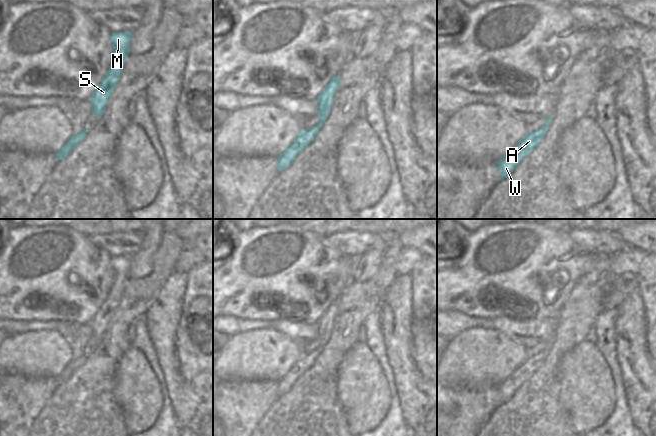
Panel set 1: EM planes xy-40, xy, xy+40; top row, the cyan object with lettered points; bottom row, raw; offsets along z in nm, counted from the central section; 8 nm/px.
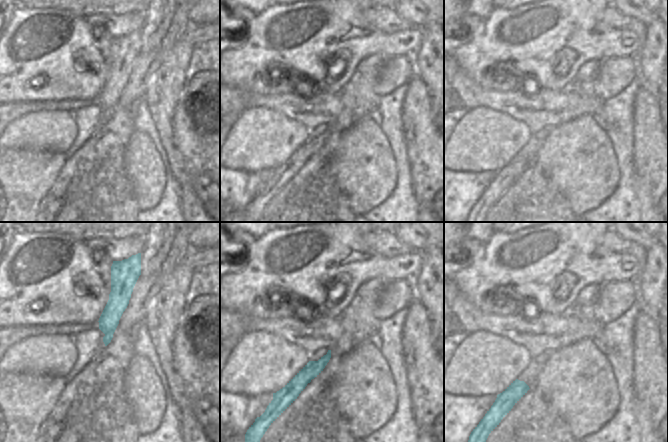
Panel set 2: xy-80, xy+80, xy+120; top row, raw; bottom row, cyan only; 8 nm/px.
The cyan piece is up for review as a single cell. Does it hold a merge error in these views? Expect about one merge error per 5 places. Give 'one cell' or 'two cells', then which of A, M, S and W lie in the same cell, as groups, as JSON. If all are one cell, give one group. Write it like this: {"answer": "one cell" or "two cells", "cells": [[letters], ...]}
{"answer": "one cell", "cells": [["A", "M", "S", "W"]]}

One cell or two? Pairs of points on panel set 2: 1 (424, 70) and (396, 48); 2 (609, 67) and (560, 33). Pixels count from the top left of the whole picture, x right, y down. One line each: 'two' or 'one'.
1: two
2: two

